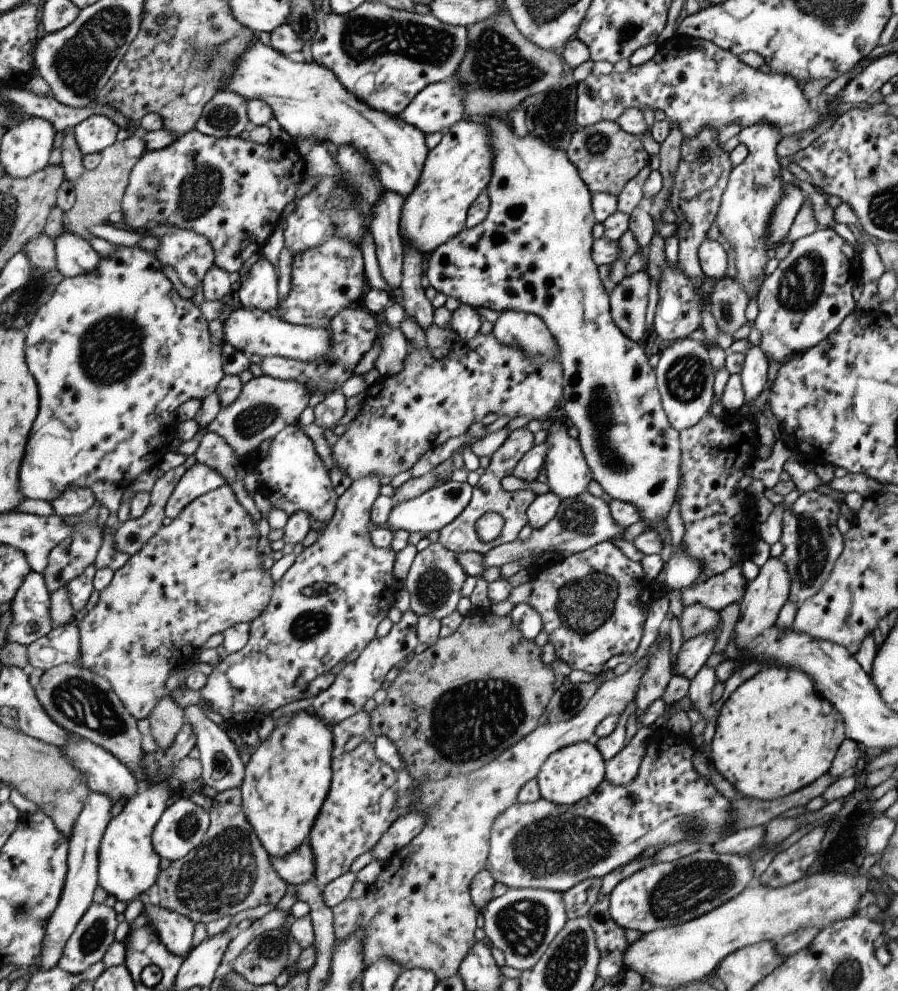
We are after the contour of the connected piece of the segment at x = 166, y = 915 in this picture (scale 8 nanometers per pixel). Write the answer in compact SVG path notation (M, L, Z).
M150 902L143 906L145 924L153 928L155 939L177 956L187 956L192 950L191 935L193 923L184 916Z

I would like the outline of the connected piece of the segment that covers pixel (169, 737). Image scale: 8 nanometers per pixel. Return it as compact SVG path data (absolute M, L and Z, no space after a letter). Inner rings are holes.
M167 694L159 700L147 716L150 735L157 740L159 753L166 751L178 730L185 722L183 709L177 706Z

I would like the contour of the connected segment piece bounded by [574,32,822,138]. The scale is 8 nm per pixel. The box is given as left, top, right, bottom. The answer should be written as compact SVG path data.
M674 32L672 37L657 46L657 52L655 52L654 56L647 60L647 62L644 62L639 66L630 65L630 67L622 73L615 72L614 70L606 75L593 75L592 73L589 73L583 80L581 80L581 82L576 83L574 121L577 123L578 127L586 127L587 125L592 125L599 121L614 121L626 108L636 108L641 110L643 106L647 106L647 108L650 108L653 111L661 110L661 112L664 112L664 115L666 116L665 118L669 122L675 123L685 137L692 137L703 127L715 127L719 132L719 130L723 129L730 122L739 122L743 128L747 125L758 123L759 121L767 121L768 125L773 125L776 129L779 129L779 132L782 134L782 138L784 138L784 136L789 136L790 134L810 129L812 126L817 124L817 121L822 119L819 117L816 108L813 108L812 110L811 102L812 101L805 100L802 89L799 88L799 84L797 84L796 80L790 75L771 73L769 71L761 70L760 68L752 69L750 66L747 66L737 60L737 57L734 54L720 49L715 43L705 41L703 39L685 37Z

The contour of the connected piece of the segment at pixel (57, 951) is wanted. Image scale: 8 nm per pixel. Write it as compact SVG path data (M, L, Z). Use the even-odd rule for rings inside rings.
M91 793L86 798L86 804L83 805L82 812L78 814L78 818L74 822L69 838L69 864L67 865L66 888L63 891L62 900L59 901L58 909L55 910L54 916L51 917L46 930L40 970L49 970L57 967L67 946L67 939L75 930L75 926L77 926L78 920L83 916L83 912L92 903L93 889L98 885L98 848L101 844L103 830L106 829L106 824L111 818L111 805L112 802L107 795Z

